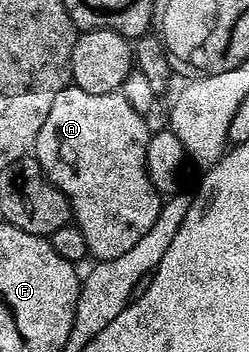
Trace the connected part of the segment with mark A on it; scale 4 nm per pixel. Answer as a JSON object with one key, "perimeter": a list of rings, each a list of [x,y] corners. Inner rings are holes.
{"perimeter":[[[69,84],[58,92],[46,116],[46,124],[42,124],[42,132],[38,132],[34,157],[47,178],[68,198],[74,224],[82,236],[86,236],[88,253],[93,259],[105,262],[114,260],[114,256],[122,256],[122,252],[134,248],[134,244],[150,232],[154,220],[158,220],[162,195],[154,188],[146,168],[146,144],[150,137],[148,121],[145,115],[130,108],[130,100],[126,100],[122,93],[86,92]]]}

